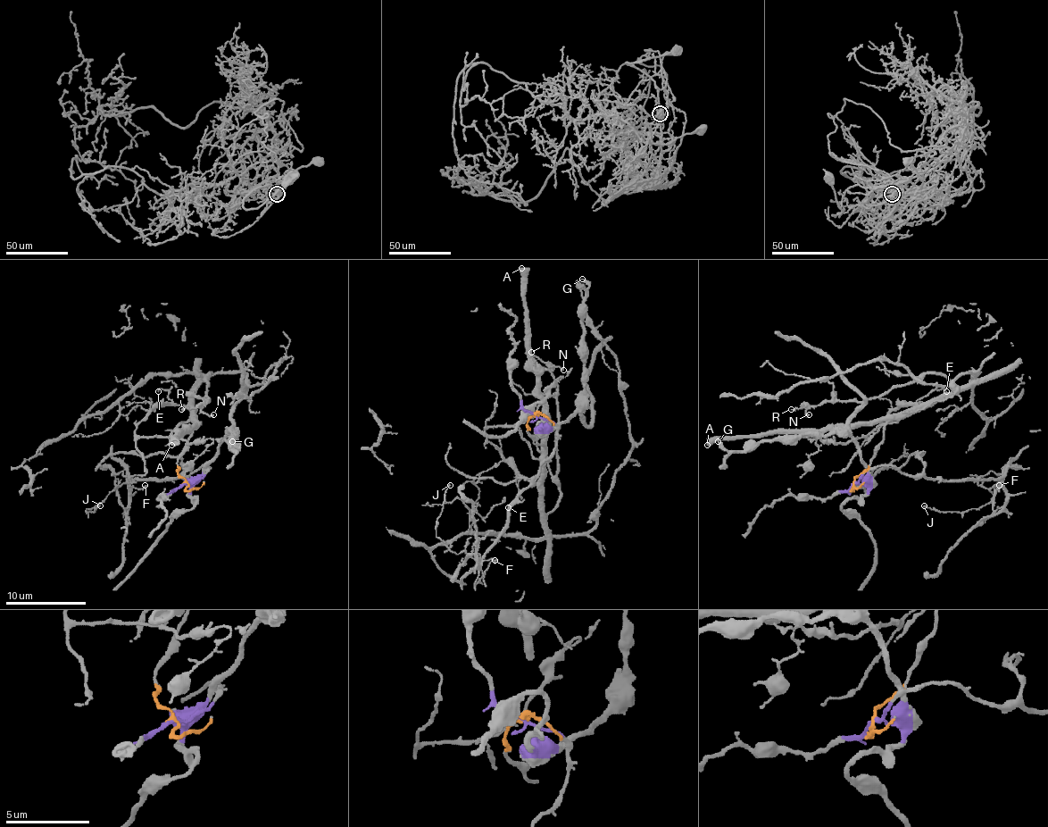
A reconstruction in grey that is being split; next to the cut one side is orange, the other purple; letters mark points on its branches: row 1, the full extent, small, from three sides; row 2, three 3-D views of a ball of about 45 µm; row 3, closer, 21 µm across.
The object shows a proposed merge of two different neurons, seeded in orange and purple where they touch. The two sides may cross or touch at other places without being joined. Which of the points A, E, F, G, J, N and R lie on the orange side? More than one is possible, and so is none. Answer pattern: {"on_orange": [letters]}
{"on_orange": ["A", "E", "N", "R"]}

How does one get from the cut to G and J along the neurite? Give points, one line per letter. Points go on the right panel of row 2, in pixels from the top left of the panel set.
G: (853, 483), (868, 472), (868, 465), (847, 435), (776, 437), (752, 441), (736, 451), (726, 449), (718, 441)
J: (853, 483), (889, 465), (905, 475), (945, 480), (1000, 480), (989, 491), (993, 497), (973, 509), (923, 505)

